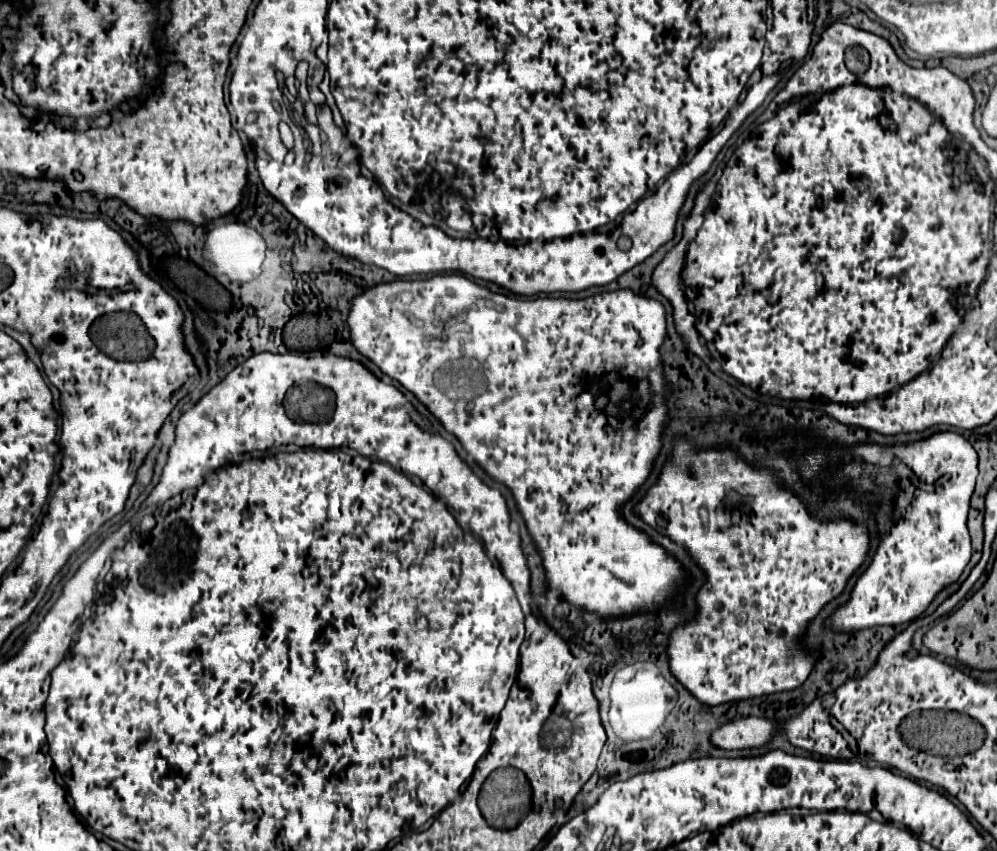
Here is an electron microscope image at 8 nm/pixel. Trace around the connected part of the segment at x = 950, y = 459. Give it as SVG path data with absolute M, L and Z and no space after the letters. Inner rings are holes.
M938 432L926 440L906 444L906 446L878 446L878 444L860 444L852 448L856 458L900 458L902 464L906 464L914 476L920 480L920 484L926 484L924 490L916 488L912 482L902 484L904 492L896 500L896 508L902 514L902 524L892 526L888 534L884 534L884 540L880 548L874 554L872 564L868 570L858 578L858 584L852 590L850 600L826 622L834 630L862 630L862 628L872 628L872 626L896 626L904 622L916 620L928 604L934 600L934 596L946 588L948 584L956 582L966 568L970 560L970 536L966 528L966 518L968 518L968 508L970 508L970 496L974 492L976 476L978 476L978 456L970 442L962 438L956 432Z

